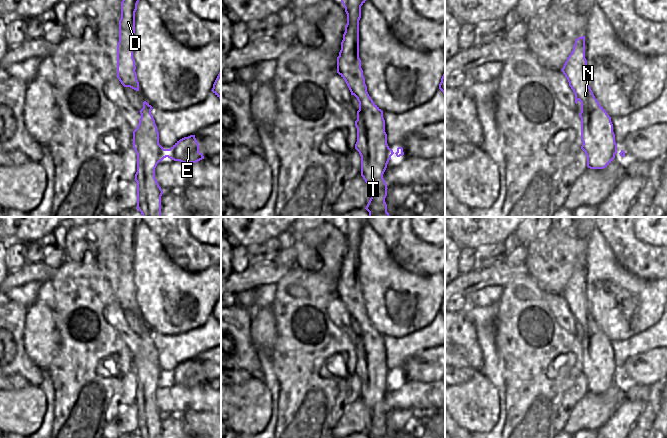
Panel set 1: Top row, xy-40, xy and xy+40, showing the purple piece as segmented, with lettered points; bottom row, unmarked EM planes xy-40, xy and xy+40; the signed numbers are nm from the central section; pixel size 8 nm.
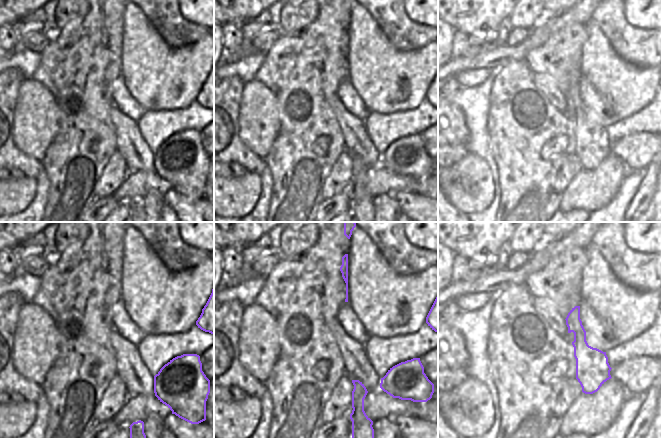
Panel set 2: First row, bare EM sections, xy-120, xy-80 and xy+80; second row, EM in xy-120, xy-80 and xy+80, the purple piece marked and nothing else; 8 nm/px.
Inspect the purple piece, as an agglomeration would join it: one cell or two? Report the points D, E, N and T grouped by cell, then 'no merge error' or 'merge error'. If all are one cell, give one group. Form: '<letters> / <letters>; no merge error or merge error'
D E N T; no merge error

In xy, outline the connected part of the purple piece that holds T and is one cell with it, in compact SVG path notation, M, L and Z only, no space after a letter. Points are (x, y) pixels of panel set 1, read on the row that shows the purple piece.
M341 0L347 14L347 24L337 57L337 73L359 102L355 121L355 149L361 156L361 176L371 190L371 198L365 209L369 212L369 217L391 217L385 202L388 188L383 174L394 152L387 144L383 111L367 92L359 58L359 20L361 6L365 1Z

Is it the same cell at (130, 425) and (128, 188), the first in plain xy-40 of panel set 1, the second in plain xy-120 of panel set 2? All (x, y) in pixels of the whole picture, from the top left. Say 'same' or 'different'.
different

